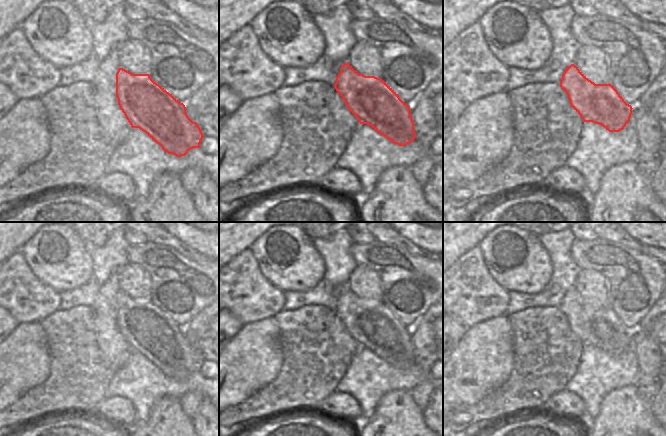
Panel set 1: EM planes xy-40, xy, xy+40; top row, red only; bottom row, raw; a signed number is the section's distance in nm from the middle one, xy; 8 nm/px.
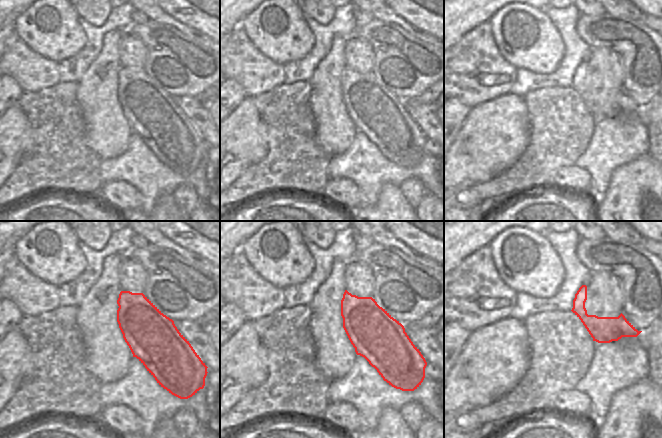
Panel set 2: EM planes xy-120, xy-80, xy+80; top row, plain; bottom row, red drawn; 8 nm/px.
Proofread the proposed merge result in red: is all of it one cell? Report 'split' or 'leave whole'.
leave whole

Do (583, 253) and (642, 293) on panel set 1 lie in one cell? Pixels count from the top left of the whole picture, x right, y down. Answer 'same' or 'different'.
same

